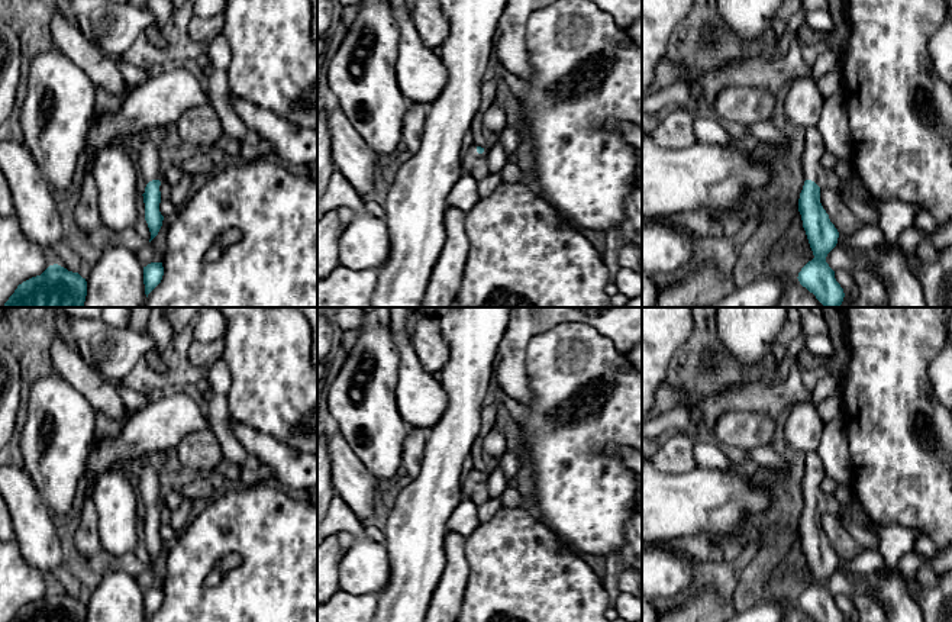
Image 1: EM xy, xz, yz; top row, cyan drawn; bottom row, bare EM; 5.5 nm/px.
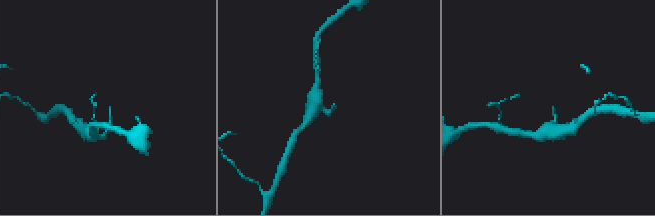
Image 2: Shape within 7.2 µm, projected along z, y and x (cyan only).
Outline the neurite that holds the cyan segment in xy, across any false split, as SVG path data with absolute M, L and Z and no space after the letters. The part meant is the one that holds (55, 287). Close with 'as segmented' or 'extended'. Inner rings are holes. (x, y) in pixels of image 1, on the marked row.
M54 264L17 286L3 307L84 307L87 281Z; as segmented

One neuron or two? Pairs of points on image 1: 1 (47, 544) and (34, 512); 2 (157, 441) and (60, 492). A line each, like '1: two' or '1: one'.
1: one
2: two

